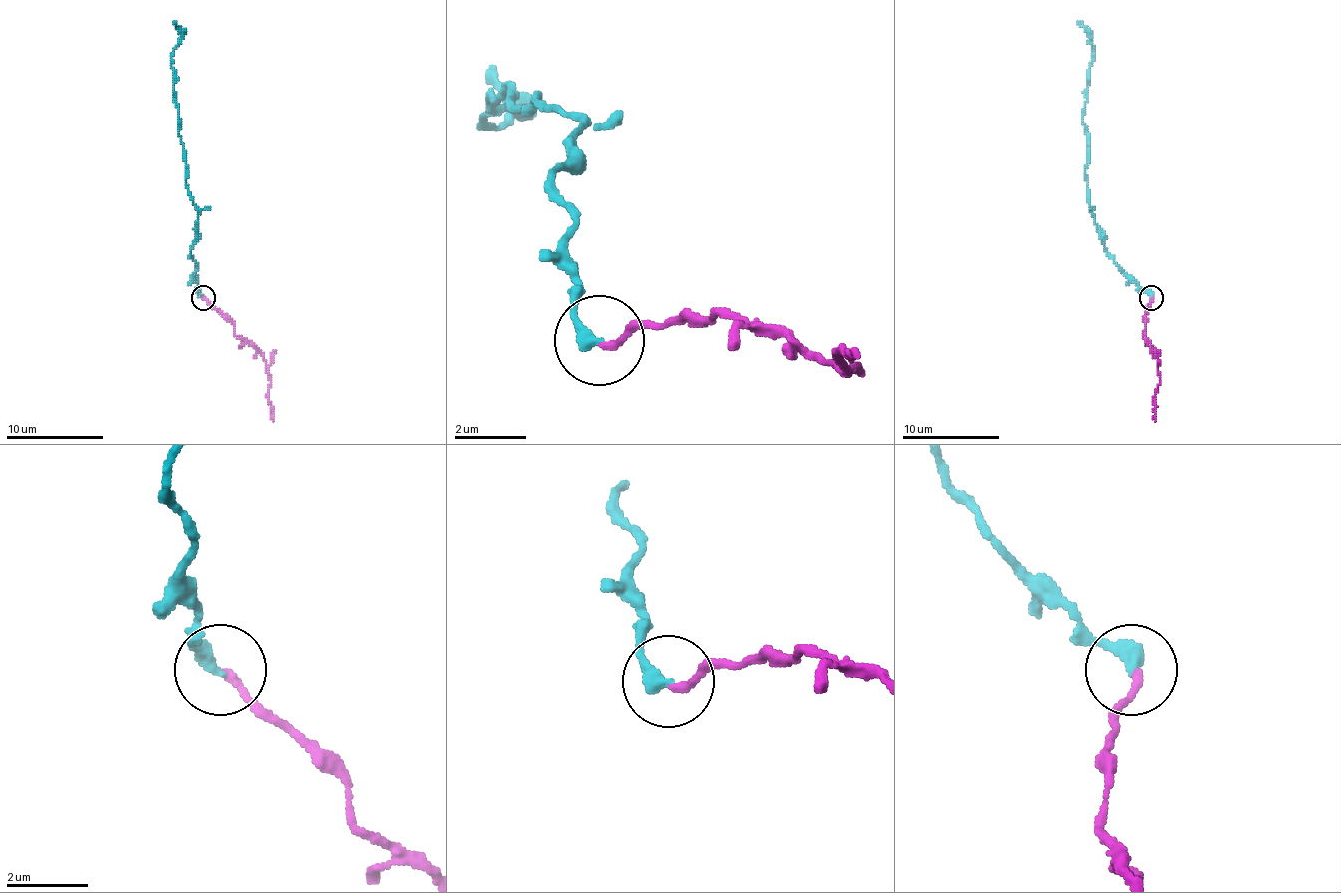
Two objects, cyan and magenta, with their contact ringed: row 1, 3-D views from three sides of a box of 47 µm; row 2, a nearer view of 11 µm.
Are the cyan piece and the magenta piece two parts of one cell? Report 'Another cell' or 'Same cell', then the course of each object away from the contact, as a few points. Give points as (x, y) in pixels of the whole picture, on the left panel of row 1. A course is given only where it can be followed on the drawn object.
Same cell. Course of cyan: (202, 297), (190, 250), (198, 221), (185, 182), (185, 150), (178, 121), (171, 53), (180, 31), (173, 21). Course of magenta: (202, 297), (224, 316), (234, 333), (263, 358), (271, 382), (268, 394), (273, 421)

